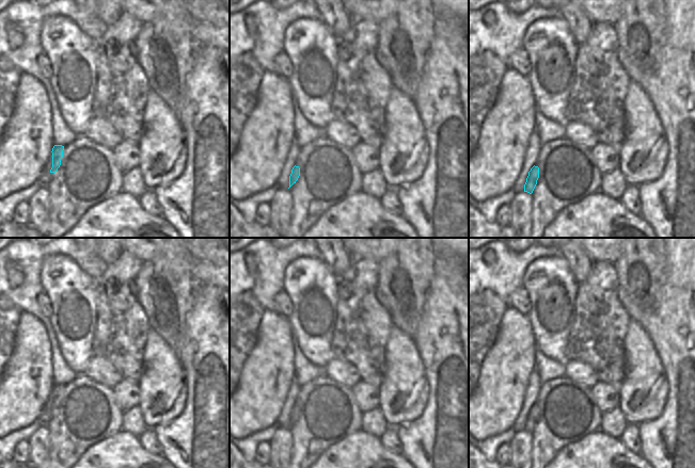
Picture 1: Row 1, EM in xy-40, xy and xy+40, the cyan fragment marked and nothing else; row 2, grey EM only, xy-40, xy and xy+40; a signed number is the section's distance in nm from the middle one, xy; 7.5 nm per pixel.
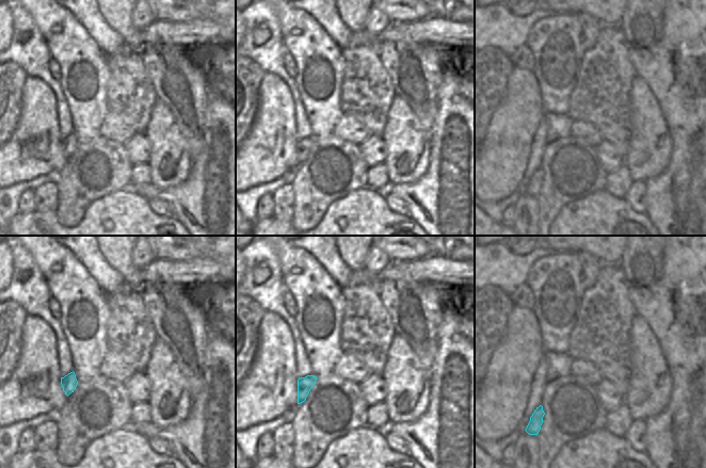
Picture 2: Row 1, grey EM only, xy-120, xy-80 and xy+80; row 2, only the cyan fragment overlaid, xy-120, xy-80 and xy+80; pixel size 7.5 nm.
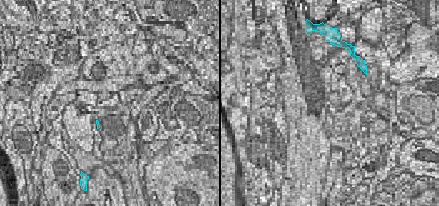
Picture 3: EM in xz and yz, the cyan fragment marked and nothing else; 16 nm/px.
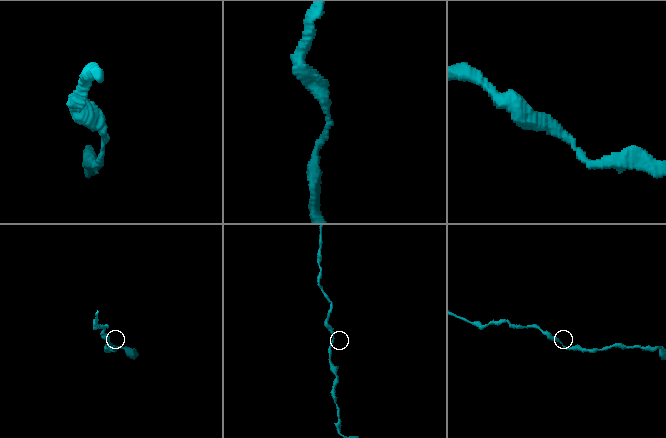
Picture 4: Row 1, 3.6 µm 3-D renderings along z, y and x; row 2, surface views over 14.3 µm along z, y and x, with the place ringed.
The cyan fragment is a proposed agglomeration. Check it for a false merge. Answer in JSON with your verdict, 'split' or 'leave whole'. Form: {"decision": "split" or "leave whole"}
{"decision": "leave whole"}

